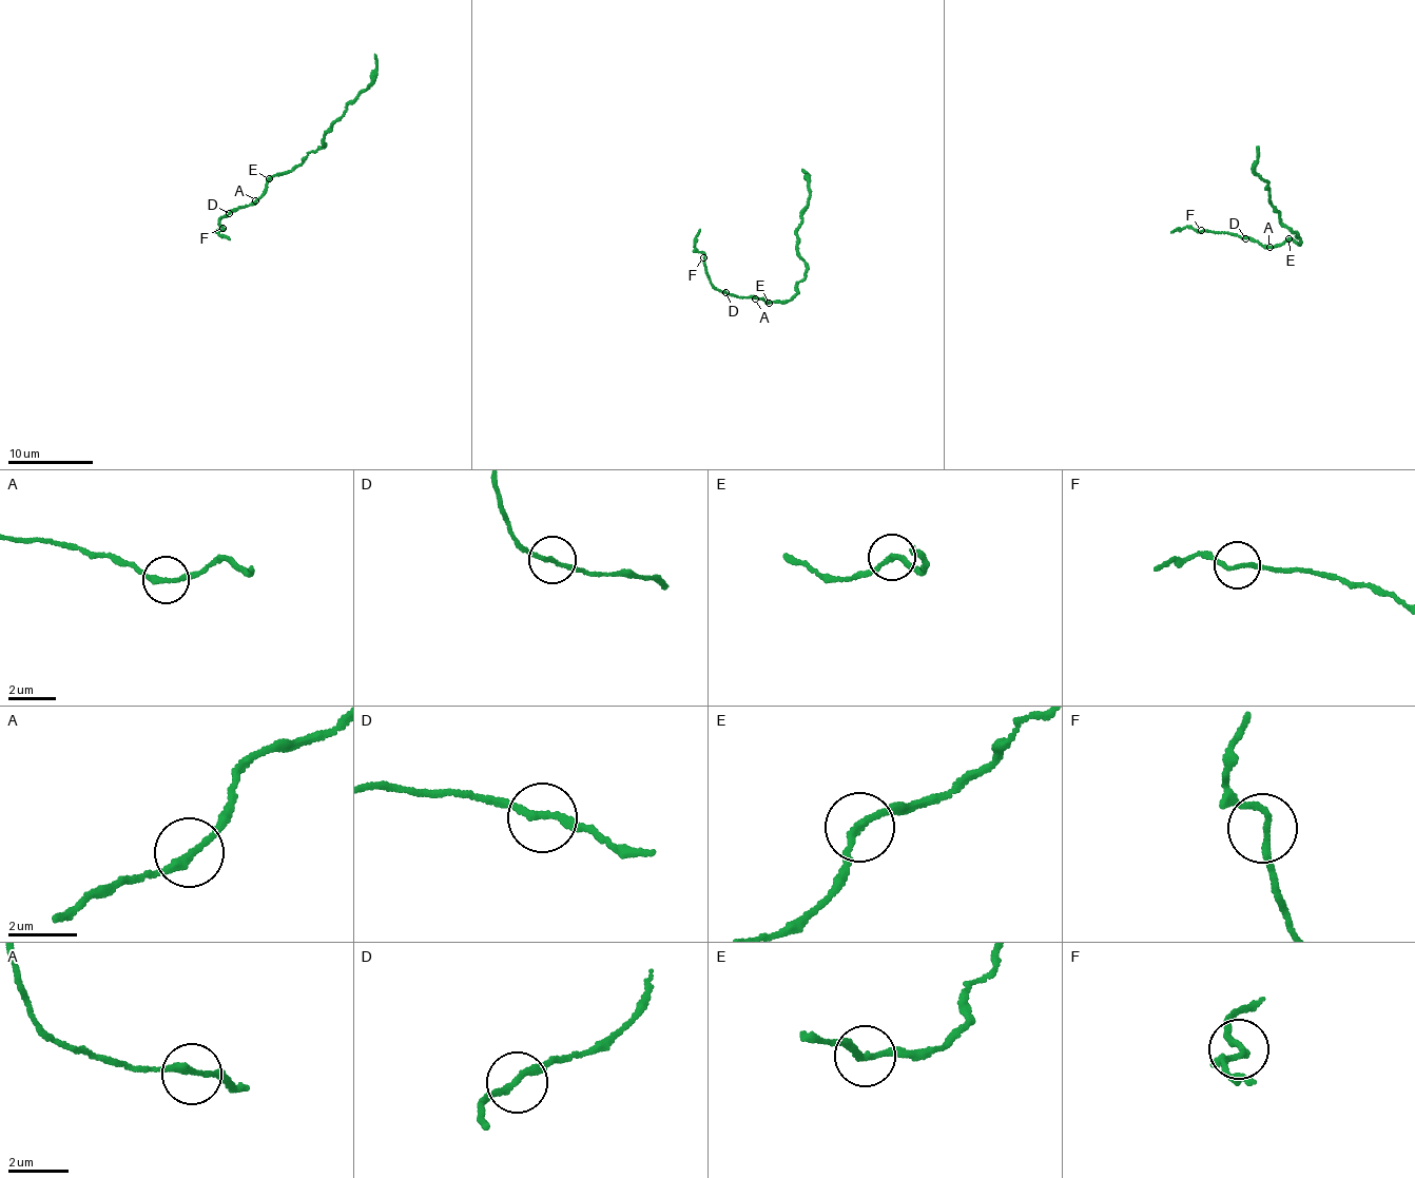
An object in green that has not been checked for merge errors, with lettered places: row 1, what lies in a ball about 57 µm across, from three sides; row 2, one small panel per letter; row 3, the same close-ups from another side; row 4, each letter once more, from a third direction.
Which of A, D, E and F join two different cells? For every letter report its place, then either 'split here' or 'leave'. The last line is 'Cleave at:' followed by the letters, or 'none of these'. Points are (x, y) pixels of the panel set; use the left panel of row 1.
A: (255, 200) | leave
D: (229, 213) | leave
E: (269, 178) | split here
F: (223, 228) | leave
Cleave at: E

